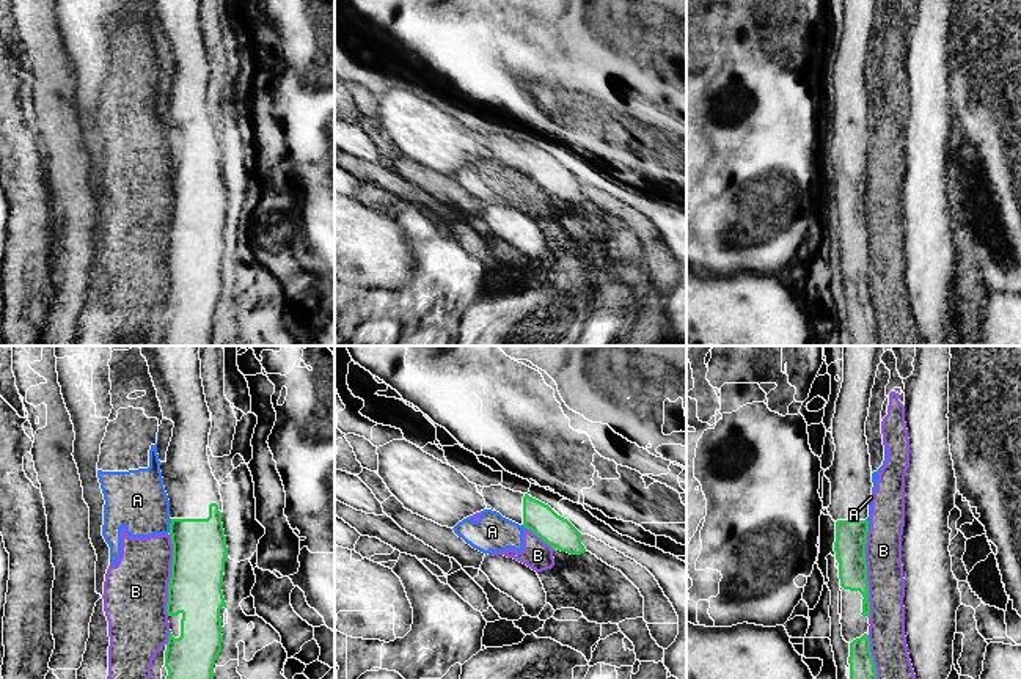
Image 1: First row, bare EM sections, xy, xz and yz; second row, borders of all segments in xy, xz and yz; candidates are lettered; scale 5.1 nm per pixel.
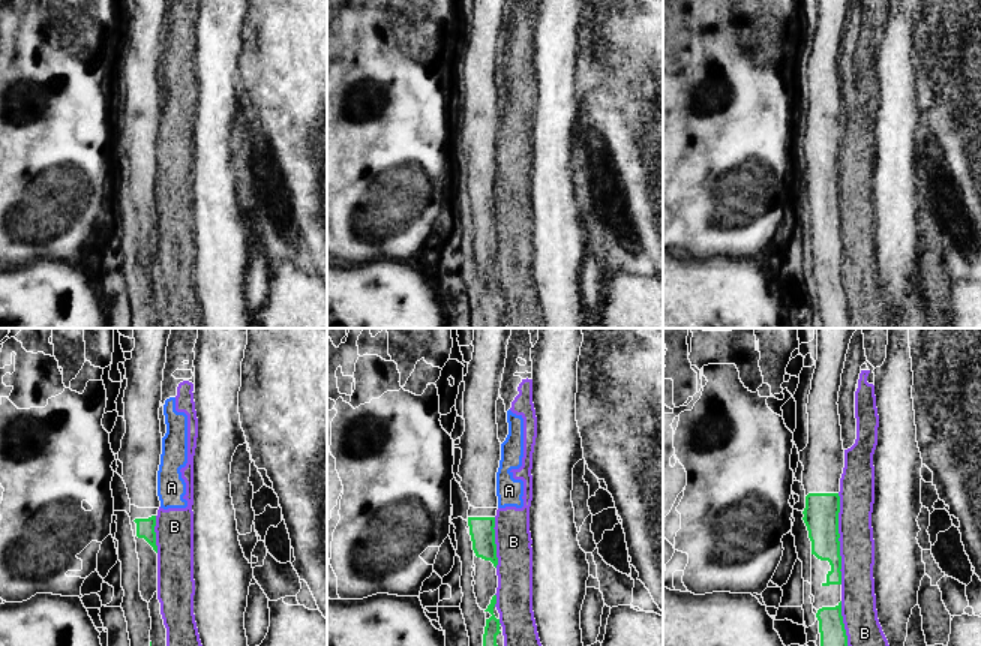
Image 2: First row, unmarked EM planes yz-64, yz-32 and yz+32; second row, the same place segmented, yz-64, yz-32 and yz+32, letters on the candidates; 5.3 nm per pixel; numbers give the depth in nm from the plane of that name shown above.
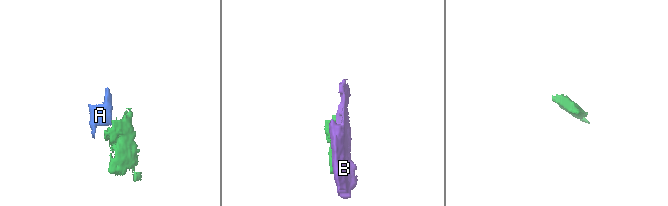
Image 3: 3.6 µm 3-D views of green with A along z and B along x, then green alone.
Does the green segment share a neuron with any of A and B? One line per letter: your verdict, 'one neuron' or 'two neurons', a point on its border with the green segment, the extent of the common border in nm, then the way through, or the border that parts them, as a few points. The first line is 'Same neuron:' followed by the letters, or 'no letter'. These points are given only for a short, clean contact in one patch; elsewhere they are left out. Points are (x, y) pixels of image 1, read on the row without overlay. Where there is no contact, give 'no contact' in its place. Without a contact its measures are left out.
Same neuron: no letter
A: two neurons | xy (170, 173) | 70 nm | along xy (171, 167), (168, 179)
B: two neurons | yz (866, 222) | 460 nm

